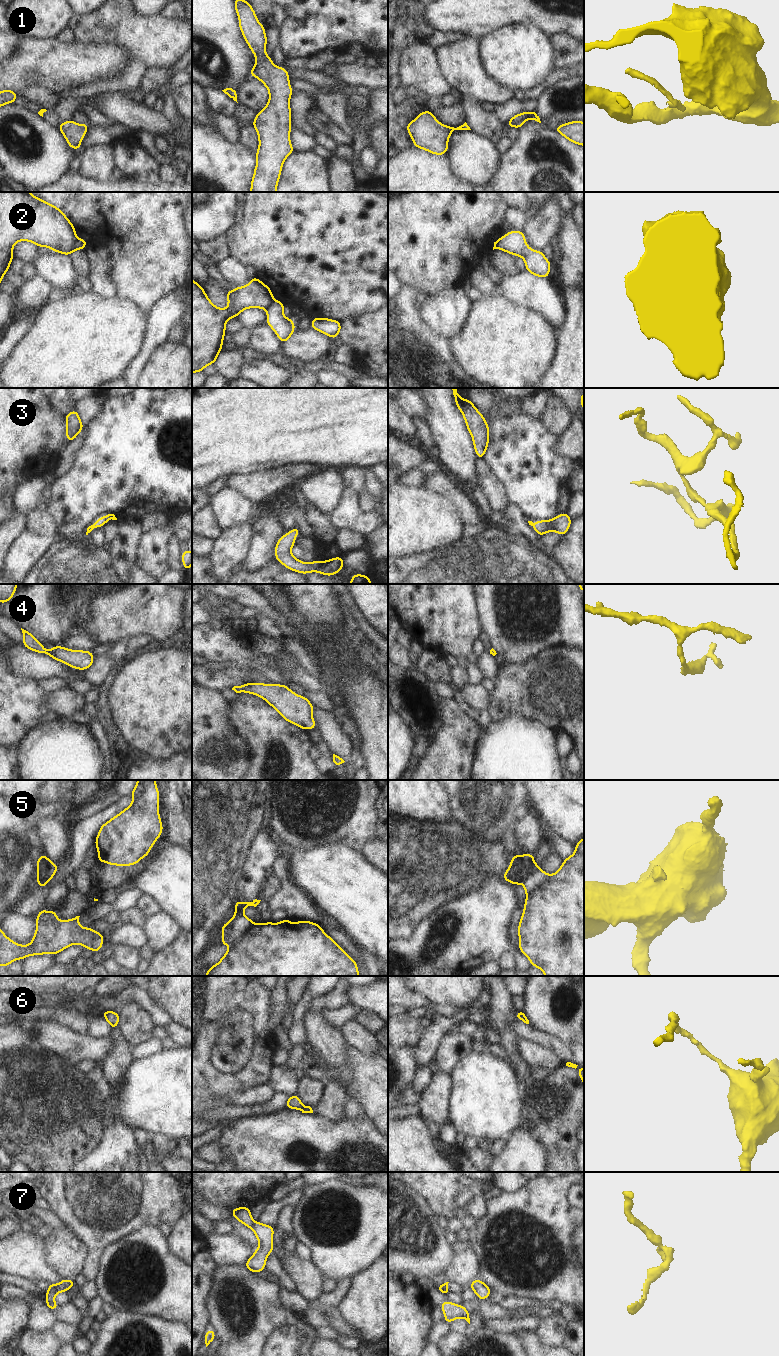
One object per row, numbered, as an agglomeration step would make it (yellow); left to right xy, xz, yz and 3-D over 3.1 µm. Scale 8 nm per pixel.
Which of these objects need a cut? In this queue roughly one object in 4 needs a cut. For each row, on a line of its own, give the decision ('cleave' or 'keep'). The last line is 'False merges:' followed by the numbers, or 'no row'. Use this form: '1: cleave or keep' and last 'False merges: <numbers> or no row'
1: cleave
2: cleave
3: keep
4: keep
5: cleave
6: keep
7: cleave
False merges: 1, 2, 5, 7

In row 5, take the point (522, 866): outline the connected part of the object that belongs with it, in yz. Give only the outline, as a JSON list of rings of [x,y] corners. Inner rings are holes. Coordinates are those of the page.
[[[533,854],[513,855],[509,868],[503,875],[503,880],[514,885],[524,883],[527,877],[539,870]]]

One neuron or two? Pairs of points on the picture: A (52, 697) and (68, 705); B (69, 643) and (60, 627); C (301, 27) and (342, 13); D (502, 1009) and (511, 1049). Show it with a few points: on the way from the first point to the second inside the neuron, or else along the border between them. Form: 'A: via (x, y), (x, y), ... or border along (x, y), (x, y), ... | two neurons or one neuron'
A: via (56, 699), (64, 702) | one neuron
B: border along (74, 632), (69, 633), (57, 645) | two neurons
C: via (311, 24), (322, 13), (332, 13) | one neuron
D: via (502, 1019), (503, 1029), (509, 1039) | one neuron

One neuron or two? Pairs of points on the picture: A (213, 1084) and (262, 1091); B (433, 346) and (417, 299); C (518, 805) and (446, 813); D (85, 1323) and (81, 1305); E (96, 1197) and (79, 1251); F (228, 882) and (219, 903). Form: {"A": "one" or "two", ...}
{"A": "two", "B": "one", "C": "two", "D": "one", "E": "two", "F": "one"}

